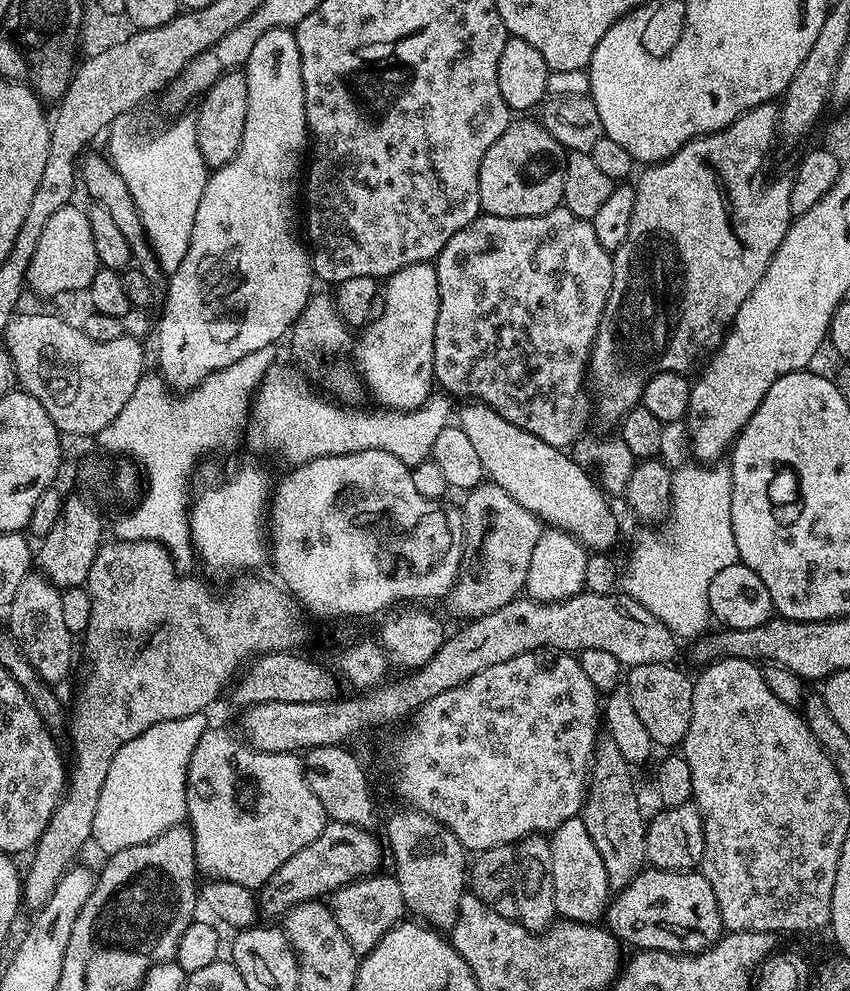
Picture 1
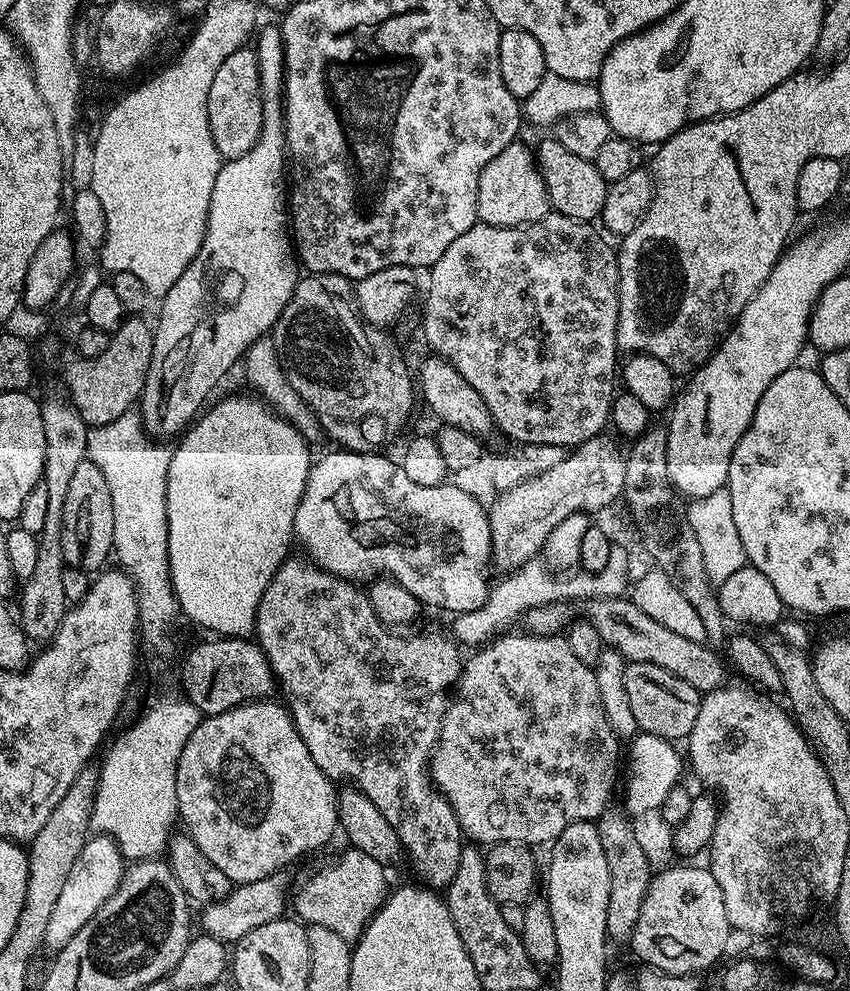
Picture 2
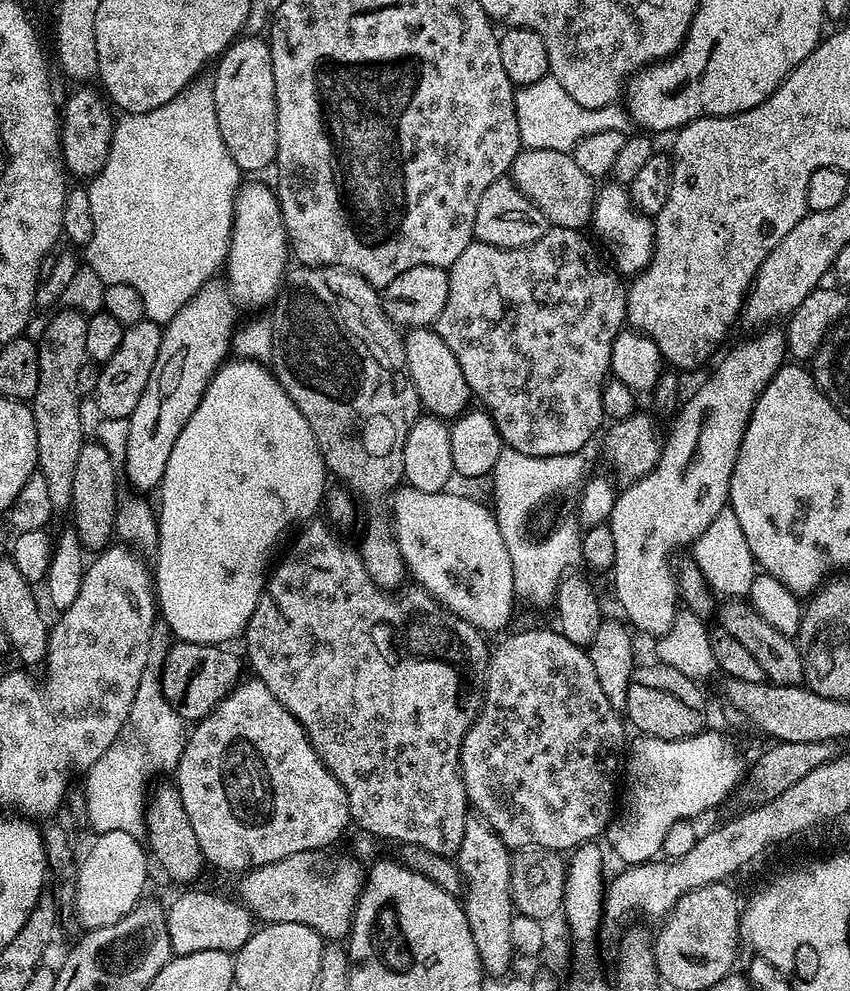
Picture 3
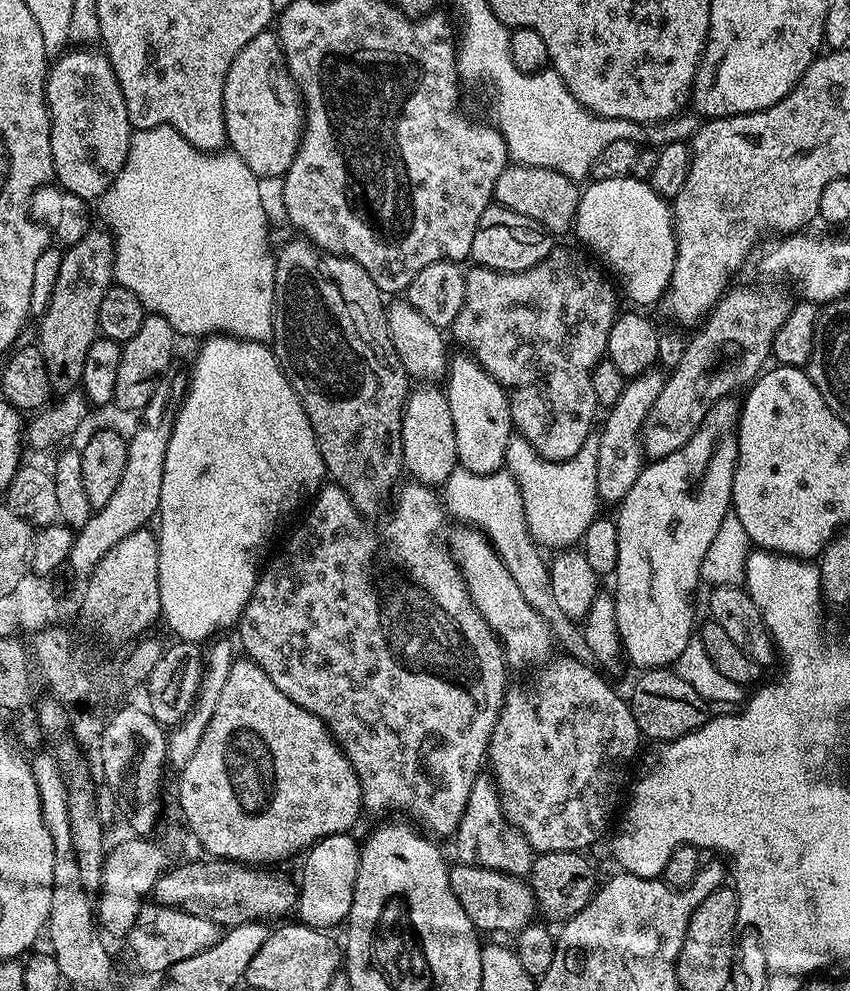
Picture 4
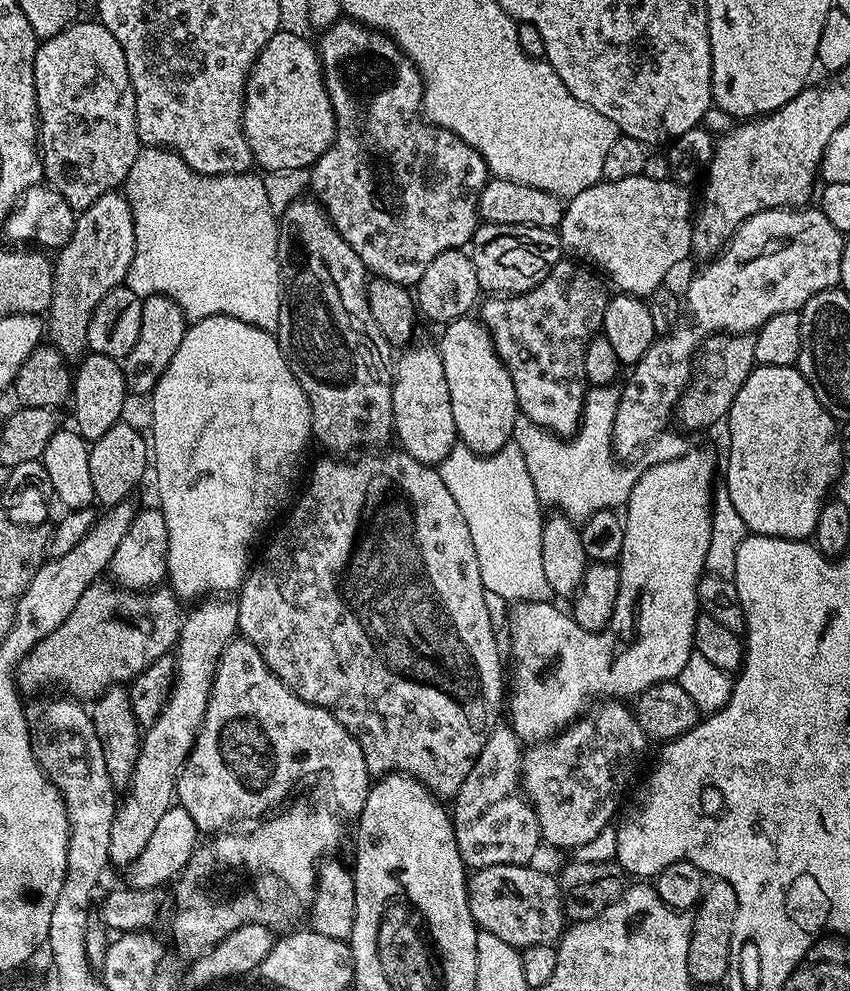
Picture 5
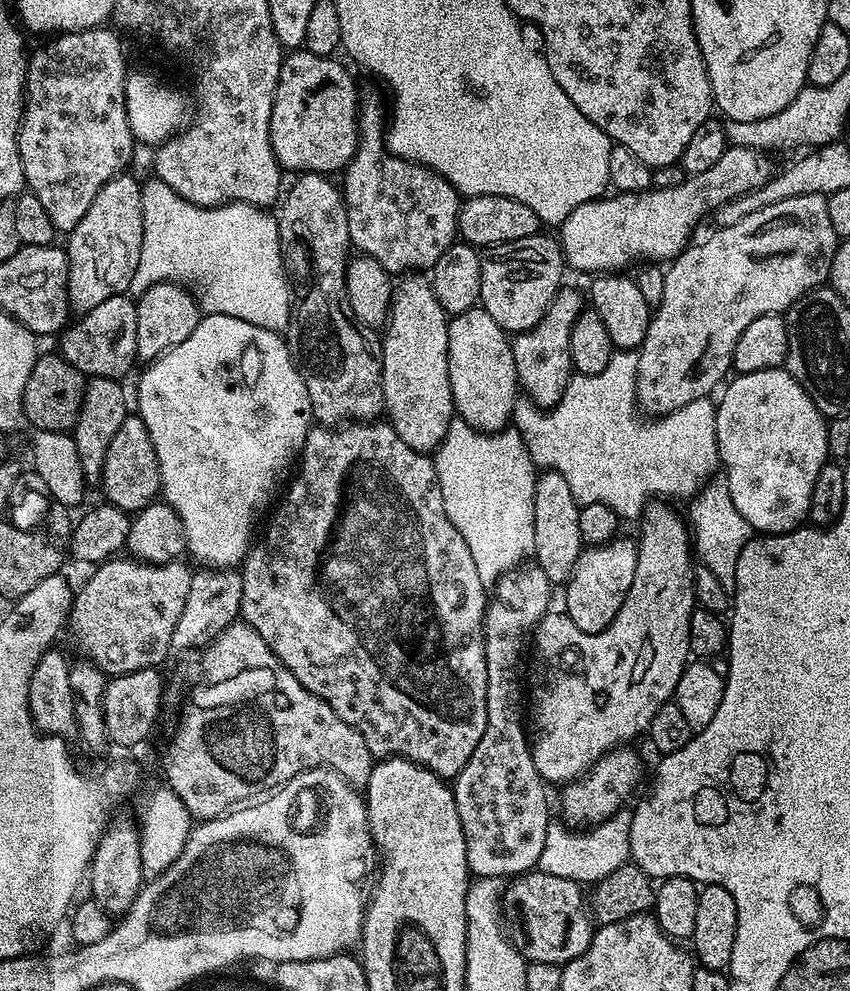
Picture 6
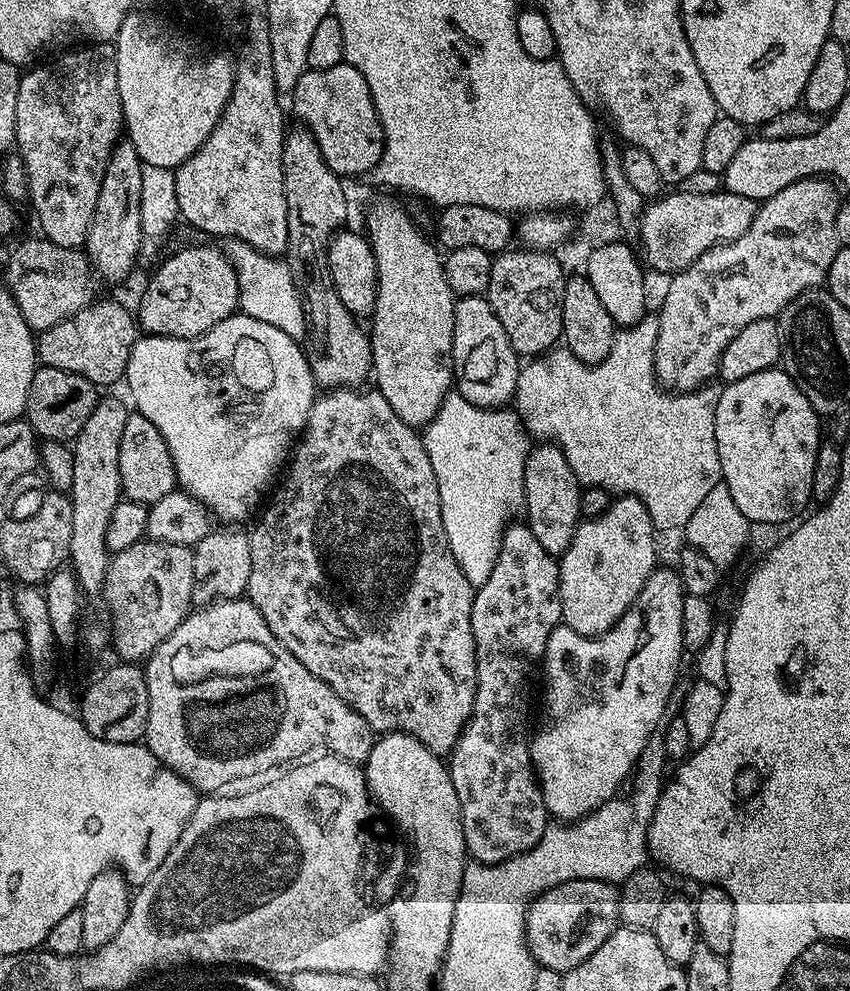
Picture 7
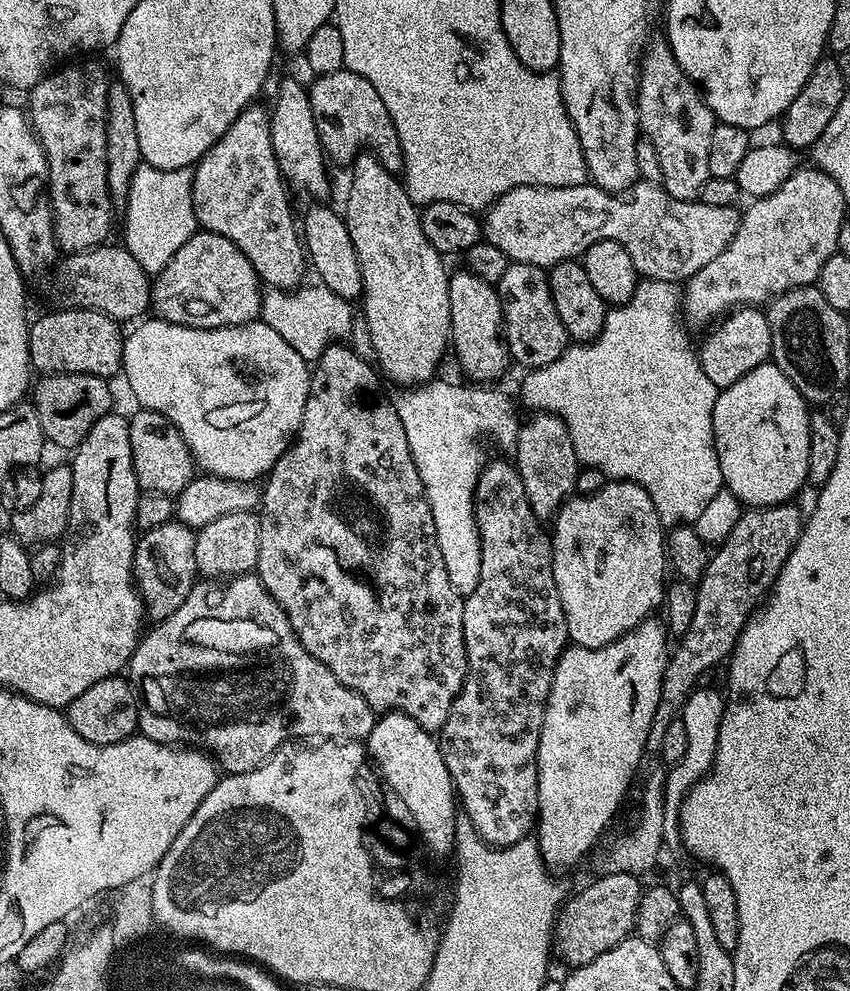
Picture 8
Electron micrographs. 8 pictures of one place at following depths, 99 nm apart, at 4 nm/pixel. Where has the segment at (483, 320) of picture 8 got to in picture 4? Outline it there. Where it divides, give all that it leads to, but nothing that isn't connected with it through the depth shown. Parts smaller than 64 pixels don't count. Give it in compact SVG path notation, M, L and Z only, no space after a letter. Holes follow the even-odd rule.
M470 354L453 355L448 362L446 395L454 418L456 463L474 474L494 474L504 468L506 446L514 435L508 393Z

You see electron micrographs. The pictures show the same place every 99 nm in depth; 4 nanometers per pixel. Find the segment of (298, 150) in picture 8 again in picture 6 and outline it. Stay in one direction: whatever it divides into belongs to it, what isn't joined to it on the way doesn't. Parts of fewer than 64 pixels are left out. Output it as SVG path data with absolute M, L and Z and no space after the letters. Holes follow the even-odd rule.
M305 172L297 175L292 189L285 191L279 205L278 223L281 237L297 236L308 247L308 256L312 259L312 285L304 297L299 297L292 317L288 319L286 339L292 352L292 361L300 370L300 377L310 394L310 406L313 417L321 425L336 426L341 422L372 422L376 415L384 412L384 391L382 390L382 362L380 350L382 340L373 329L367 328L350 310L346 298L346 278L344 270L350 259L350 241L348 223L344 209L344 197L341 189L331 184L327 175L318 172Z

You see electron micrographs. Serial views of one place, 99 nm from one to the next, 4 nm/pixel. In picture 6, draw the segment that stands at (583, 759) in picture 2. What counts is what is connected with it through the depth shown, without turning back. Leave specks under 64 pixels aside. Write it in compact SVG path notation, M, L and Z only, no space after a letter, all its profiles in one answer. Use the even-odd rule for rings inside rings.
M632 746L611 748L604 756L597 758L595 764L585 775L570 780L559 789L560 812L563 823L573 830L587 830L593 824L611 820L615 812L621 811L628 795L636 788L640 780L640 756Z

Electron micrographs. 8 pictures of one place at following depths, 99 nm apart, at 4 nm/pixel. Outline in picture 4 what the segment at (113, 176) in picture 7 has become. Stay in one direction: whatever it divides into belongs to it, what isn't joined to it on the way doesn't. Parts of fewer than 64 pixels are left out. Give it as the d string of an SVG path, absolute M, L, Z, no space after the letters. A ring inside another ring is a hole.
M89 227L81 240L67 245L65 252L68 253L56 268L56 281L52 284L48 309L40 320L38 347L46 362L52 392L56 394L71 392L80 384L82 366L86 366L86 353L98 339L98 310L102 306L102 298L114 284L114 241L111 232L100 228Z

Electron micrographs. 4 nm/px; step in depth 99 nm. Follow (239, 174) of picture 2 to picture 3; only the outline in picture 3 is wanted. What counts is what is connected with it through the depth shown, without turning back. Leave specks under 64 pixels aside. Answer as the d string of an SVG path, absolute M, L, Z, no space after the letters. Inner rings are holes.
M245 183L239 189L236 195L236 203L233 206L233 224L232 237L230 238L230 246L228 247L228 259L225 260L223 271L228 272L228 285L219 284L219 279L213 278L208 283L203 284L196 292L196 297L190 302L186 302L182 306L182 310L178 310L178 314L174 314L174 318L169 324L163 325L162 331L164 337L162 338L162 346L158 350L158 358L154 358L154 370L150 370L150 382L146 382L146 390L142 390L142 398L138 398L138 406L134 406L132 415L128 417L129 422L129 437L126 438L126 454L122 461L122 472L128 475L128 480L137 488L137 493L148 494L151 490L159 489L160 481L164 479L166 474L166 462L170 462L170 450L174 450L174 442L178 442L178 434L182 434L182 426L186 426L186 422L190 422L190 414L194 414L194 410L198 410L198 402L202 402L202 394L210 386L210 382L214 378L214 374L220 365L229 359L230 349L232 348L232 338L237 331L238 323L236 319L240 316L240 304L245 304L246 307L252 308L255 304L271 305L275 301L281 283L284 279L284 273L290 264L290 245L288 236L284 233L284 219L280 213L280 203L276 200L276 193L271 187L268 188L264 184L248 184Z

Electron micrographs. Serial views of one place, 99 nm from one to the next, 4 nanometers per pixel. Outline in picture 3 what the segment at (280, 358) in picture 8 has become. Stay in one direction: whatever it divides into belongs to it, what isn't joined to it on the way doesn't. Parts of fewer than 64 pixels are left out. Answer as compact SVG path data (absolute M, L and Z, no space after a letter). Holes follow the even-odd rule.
M232 358L221 364L220 369L216 371L210 382L210 386L202 394L202 402L198 402L198 410L194 410L194 414L190 414L190 422L186 422L186 426L182 426L182 434L178 434L178 442L174 442L174 450L170 450L170 462L166 462L166 474L164 479L160 481L158 489L158 495L160 495L160 508L158 504L160 543L156 545L154 553L154 559L156 559L154 595L159 615L162 617L163 623L164 620L168 623L169 629L167 628L167 631L169 633L172 631L176 635L177 641L185 640L199 644L224 646L232 642L228 640L234 639L235 636L237 639L250 622L250 618L254 614L254 606L258 606L258 598L264 589L270 565L277 553L281 551L280 543L284 539L287 541L297 529L309 523L319 513L316 512L319 508L321 511L326 500L326 489L329 487L329 485L327 486L328 480L330 481L330 473L324 466L320 447L314 438L314 430L310 430L310 422L306 422L306 418L302 418L302 410L298 410L298 406L294 406L294 402L290 402L286 390L282 390L275 375L263 363L254 360Z

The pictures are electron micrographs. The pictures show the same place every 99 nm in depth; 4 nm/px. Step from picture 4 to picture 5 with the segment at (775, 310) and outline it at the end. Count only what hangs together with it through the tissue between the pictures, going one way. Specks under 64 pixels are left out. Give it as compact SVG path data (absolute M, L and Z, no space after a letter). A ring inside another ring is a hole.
M709 335L695 357L692 378L676 403L675 423L680 423L692 432L700 432L719 420L721 423L727 417L738 390L742 390L742 382L746 382L746 378L752 373L755 361L754 339L751 335Z

